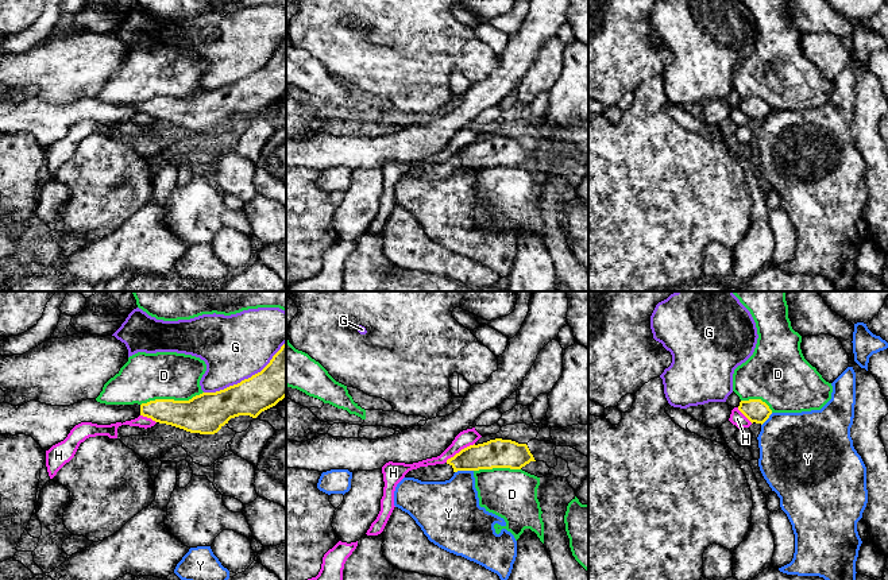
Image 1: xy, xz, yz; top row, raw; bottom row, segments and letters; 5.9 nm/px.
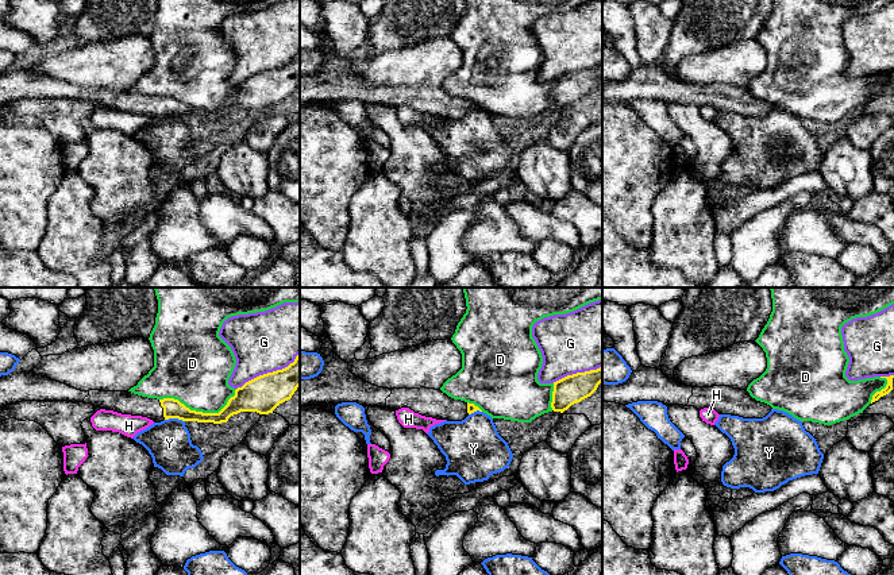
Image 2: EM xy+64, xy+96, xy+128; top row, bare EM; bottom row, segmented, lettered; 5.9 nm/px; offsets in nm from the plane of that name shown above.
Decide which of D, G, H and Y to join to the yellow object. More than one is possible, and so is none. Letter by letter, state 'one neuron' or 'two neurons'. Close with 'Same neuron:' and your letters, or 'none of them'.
D: two neurons
G: two neurons
H: two neurons
Y: two neurons
Same neuron: none of them

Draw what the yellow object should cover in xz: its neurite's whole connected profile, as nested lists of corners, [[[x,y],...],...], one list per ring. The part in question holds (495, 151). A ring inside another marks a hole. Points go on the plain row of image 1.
[[[495,136],[483,142],[470,143],[448,156],[444,162],[412,167],[405,175],[414,175],[421,179],[445,179],[457,169],[493,166],[521,167],[530,159],[536,158],[526,142]]]

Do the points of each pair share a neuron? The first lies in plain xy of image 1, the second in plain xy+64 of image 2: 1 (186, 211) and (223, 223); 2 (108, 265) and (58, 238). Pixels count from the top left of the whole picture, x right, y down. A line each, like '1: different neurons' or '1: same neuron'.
1: same neuron
2: different neurons

